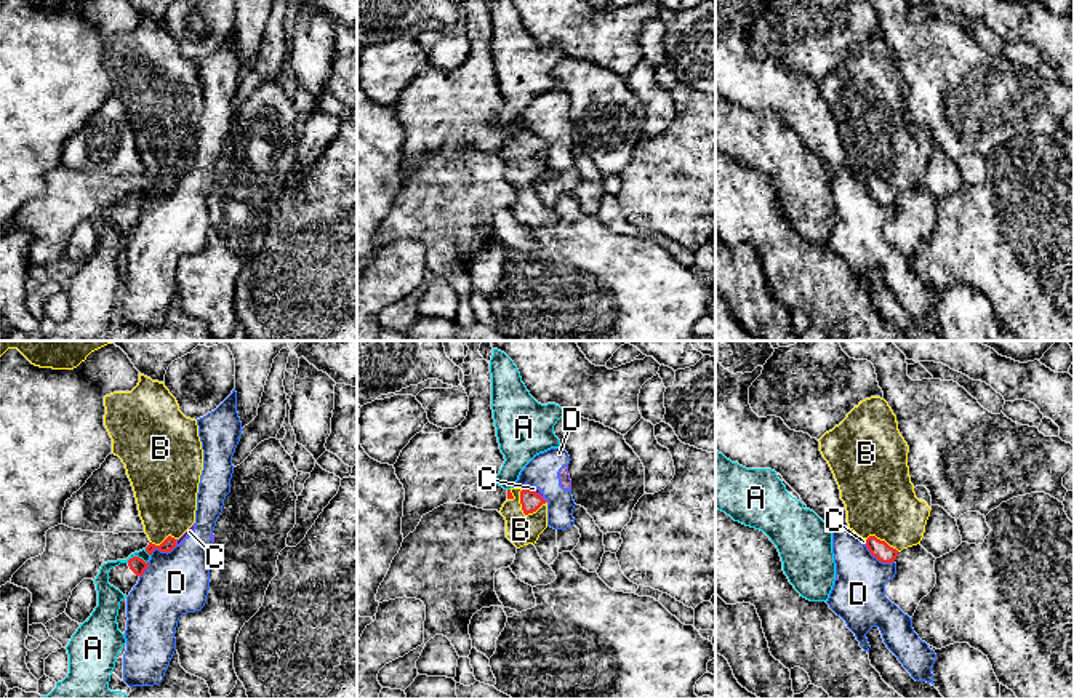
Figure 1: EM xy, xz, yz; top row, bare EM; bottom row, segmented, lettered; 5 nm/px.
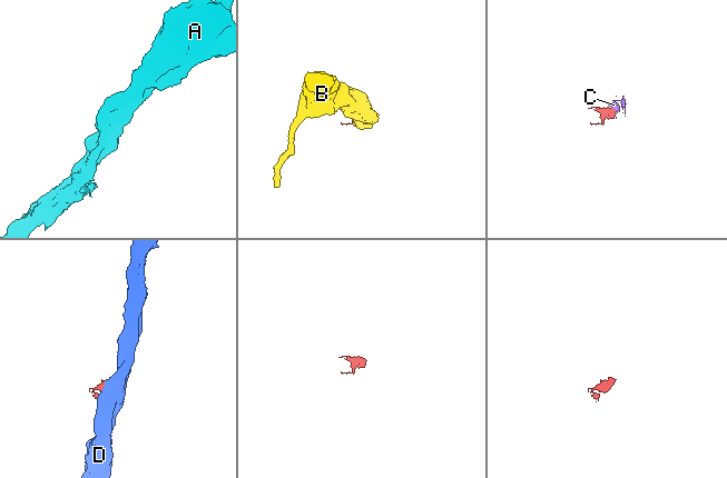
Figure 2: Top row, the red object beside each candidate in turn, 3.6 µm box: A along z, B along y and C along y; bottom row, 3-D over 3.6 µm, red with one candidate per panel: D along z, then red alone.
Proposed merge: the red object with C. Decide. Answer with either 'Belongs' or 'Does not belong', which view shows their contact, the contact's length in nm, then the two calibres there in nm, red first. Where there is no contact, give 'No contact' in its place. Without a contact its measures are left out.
Does not belong. Touches red in xz. Shared border 110 nm. Thickness 100 nm (red) against 30 nm

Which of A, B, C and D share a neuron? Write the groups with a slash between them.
A / B / C D

